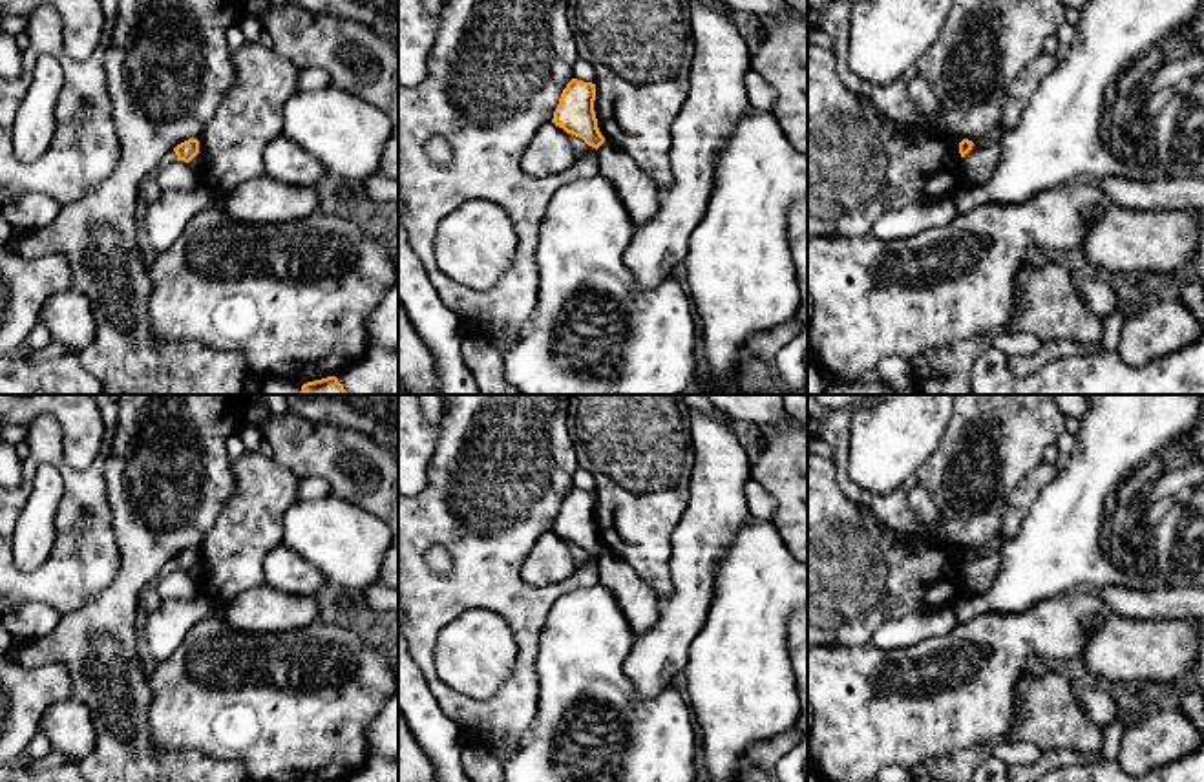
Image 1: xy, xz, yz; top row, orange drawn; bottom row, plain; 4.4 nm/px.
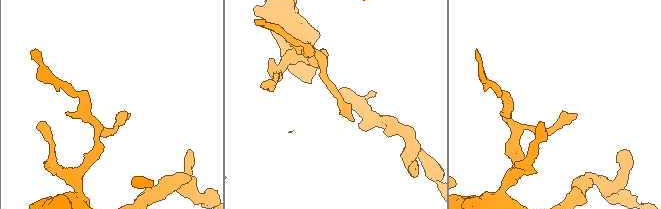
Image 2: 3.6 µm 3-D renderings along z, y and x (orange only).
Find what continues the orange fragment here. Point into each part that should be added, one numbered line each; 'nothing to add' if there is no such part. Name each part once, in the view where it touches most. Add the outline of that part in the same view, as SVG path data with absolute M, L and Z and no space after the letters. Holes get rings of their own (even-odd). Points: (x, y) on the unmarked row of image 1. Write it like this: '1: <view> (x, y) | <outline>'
nothing to add

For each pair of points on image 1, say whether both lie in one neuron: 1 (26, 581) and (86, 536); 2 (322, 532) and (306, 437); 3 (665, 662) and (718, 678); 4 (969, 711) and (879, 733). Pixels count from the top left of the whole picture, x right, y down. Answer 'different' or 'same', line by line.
1: same
2: different
3: different
4: same

